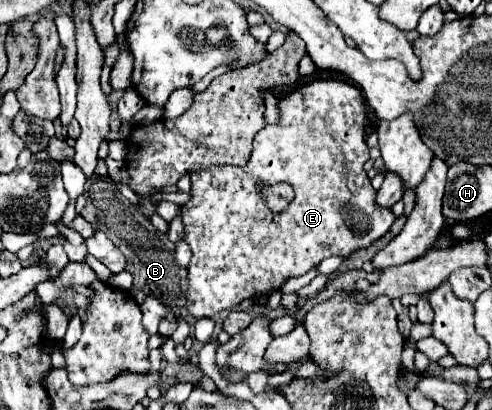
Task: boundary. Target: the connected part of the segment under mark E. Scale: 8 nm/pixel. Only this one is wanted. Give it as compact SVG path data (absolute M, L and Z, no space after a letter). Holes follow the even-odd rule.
M312 79L280 97L278 113L276 125L264 125L262 131L256 133L254 151L244 169L216 165L190 173L192 197L182 205L182 221L184 241L192 249L186 309L196 319L236 309L242 299L248 297L272 295L284 281L304 275L322 259L330 255L348 257L352 251L368 247L380 239L396 219L392 209L376 207L376 191L364 171L364 163L368 161L368 145L364 141L366 103L358 87L338 79ZM280 181L290 183L296 197L286 211L270 213L258 195L258 185Z

